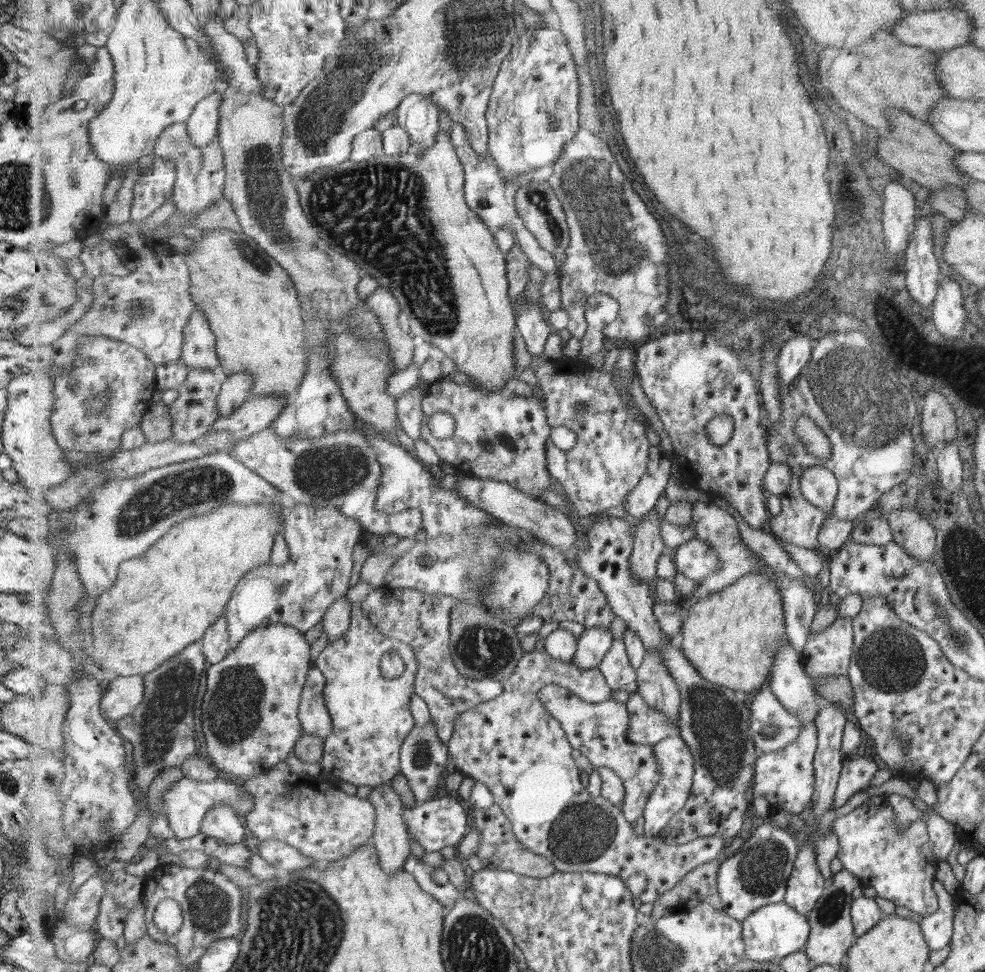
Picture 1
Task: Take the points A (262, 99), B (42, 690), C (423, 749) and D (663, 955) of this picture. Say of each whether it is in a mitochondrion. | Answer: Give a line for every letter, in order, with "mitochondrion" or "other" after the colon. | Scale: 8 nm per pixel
A: other
B: other
C: mitochondrion
D: mitochondrion

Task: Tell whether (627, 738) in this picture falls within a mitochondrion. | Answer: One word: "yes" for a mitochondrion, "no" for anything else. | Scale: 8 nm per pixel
no

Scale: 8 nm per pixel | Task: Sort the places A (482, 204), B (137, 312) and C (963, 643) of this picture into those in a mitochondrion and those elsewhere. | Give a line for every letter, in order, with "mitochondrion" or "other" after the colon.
A: other
B: mitochondrion
C: mitochondrion

